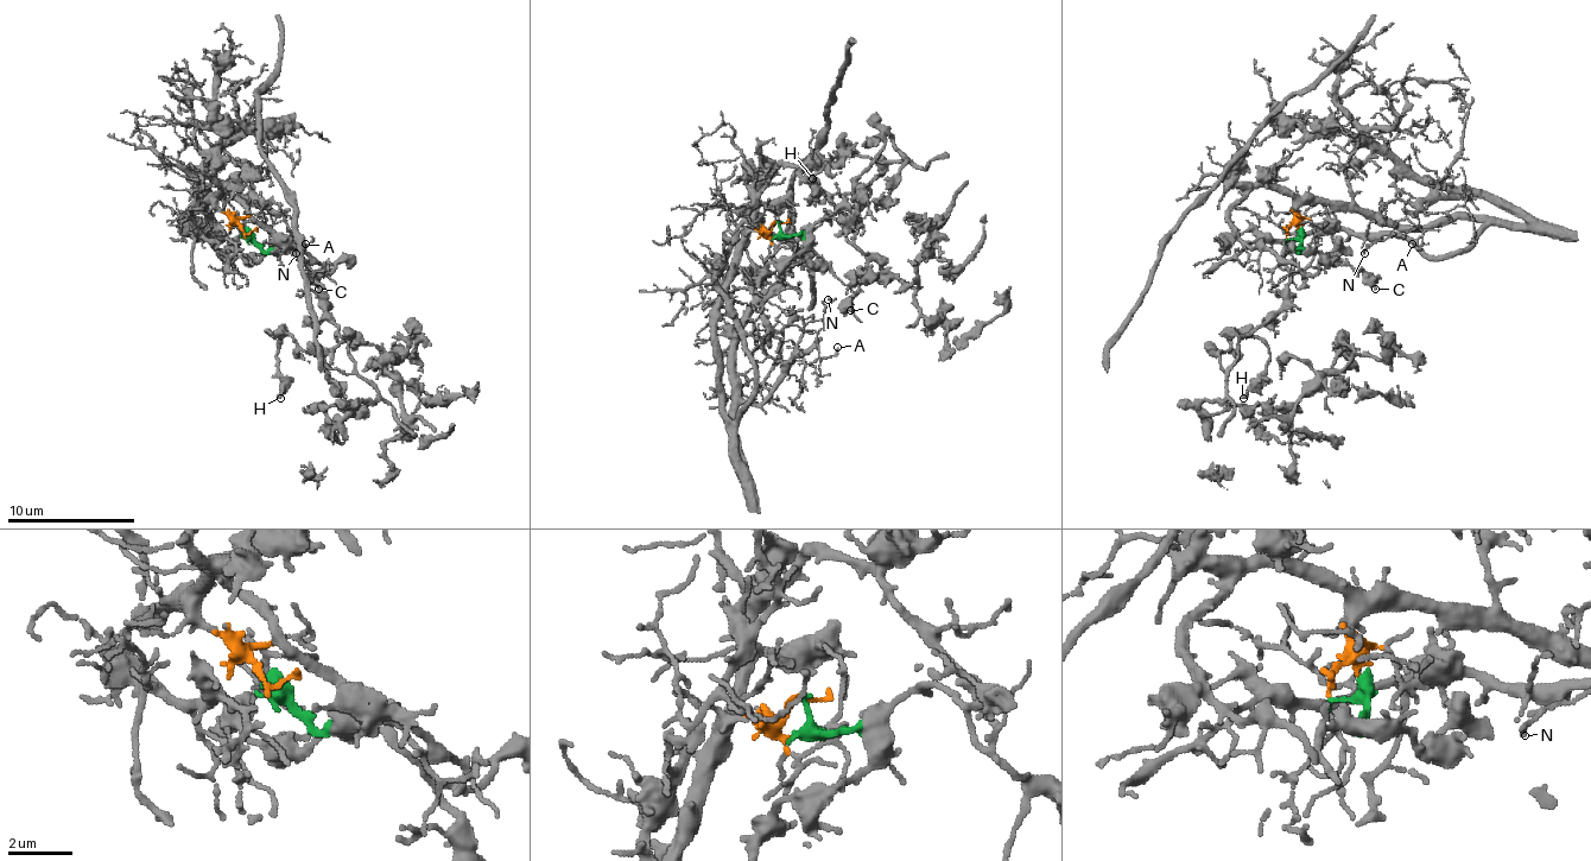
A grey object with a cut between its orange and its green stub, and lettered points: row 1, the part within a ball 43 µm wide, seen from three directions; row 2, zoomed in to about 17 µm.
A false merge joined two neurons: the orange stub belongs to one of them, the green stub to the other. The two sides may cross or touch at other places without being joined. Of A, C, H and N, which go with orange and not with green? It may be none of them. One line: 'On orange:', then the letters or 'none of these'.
On orange: A, N

